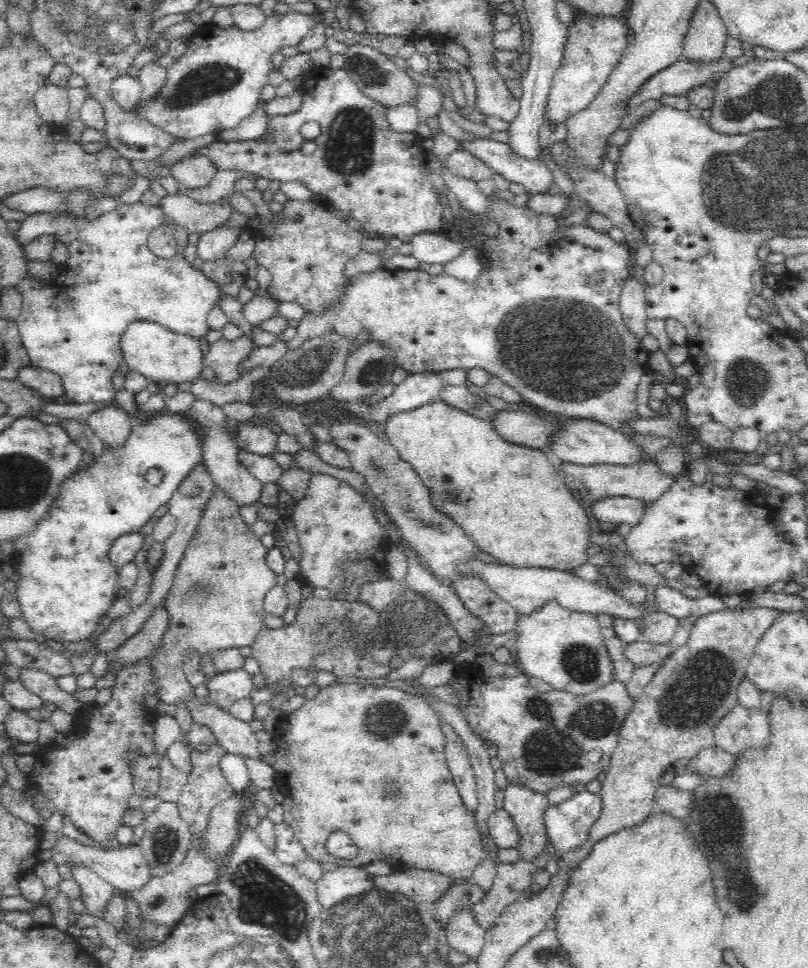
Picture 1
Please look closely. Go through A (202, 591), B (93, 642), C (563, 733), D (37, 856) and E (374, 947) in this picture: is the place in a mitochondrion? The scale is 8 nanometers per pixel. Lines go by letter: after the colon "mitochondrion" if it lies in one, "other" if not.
A: mitochondrion
B: other
C: mitochondrion
D: other
E: mitochondrion

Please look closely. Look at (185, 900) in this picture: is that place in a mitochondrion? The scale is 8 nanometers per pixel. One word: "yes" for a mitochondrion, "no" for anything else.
no

